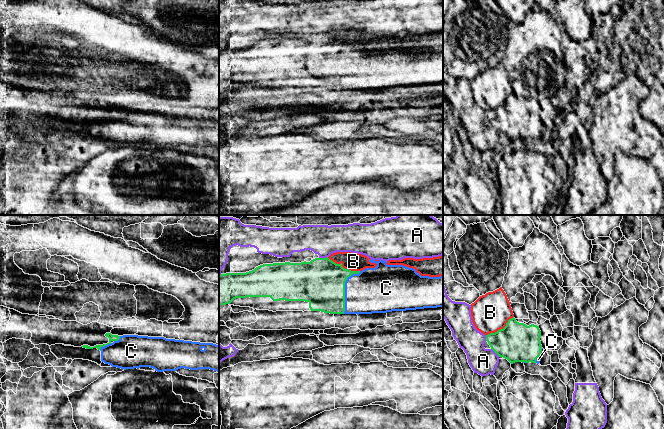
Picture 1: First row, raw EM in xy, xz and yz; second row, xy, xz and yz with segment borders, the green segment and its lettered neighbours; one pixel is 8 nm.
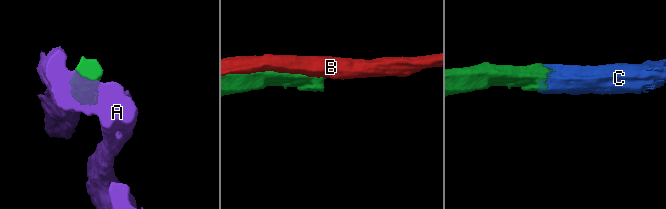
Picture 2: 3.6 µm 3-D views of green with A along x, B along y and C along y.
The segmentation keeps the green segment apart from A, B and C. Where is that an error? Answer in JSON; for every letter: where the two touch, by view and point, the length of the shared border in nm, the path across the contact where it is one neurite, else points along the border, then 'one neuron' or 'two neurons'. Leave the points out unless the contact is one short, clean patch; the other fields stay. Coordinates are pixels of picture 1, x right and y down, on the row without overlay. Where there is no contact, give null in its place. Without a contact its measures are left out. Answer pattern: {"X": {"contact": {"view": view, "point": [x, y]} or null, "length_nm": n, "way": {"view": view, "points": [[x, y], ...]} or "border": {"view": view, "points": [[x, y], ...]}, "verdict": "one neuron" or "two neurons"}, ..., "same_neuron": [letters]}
{"A": {"contact": {"view": "xz", "point": [323, 34]}, "length_nm": 70, "verdict": "two neurons"}, "B": {"contact": {"view": "xz", "point": [342, 43]}, "length_nm": 280, "verdict": "two neurons"}, "C": {"contact": {"view": "xz", "point": [344, 65]}, "length_nm": 380, "verdict": "one neuron"}, "same_neuron": ["C"]}

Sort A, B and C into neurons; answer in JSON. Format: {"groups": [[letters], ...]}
{"groups": [["A"], ["B"], ["C"]]}

